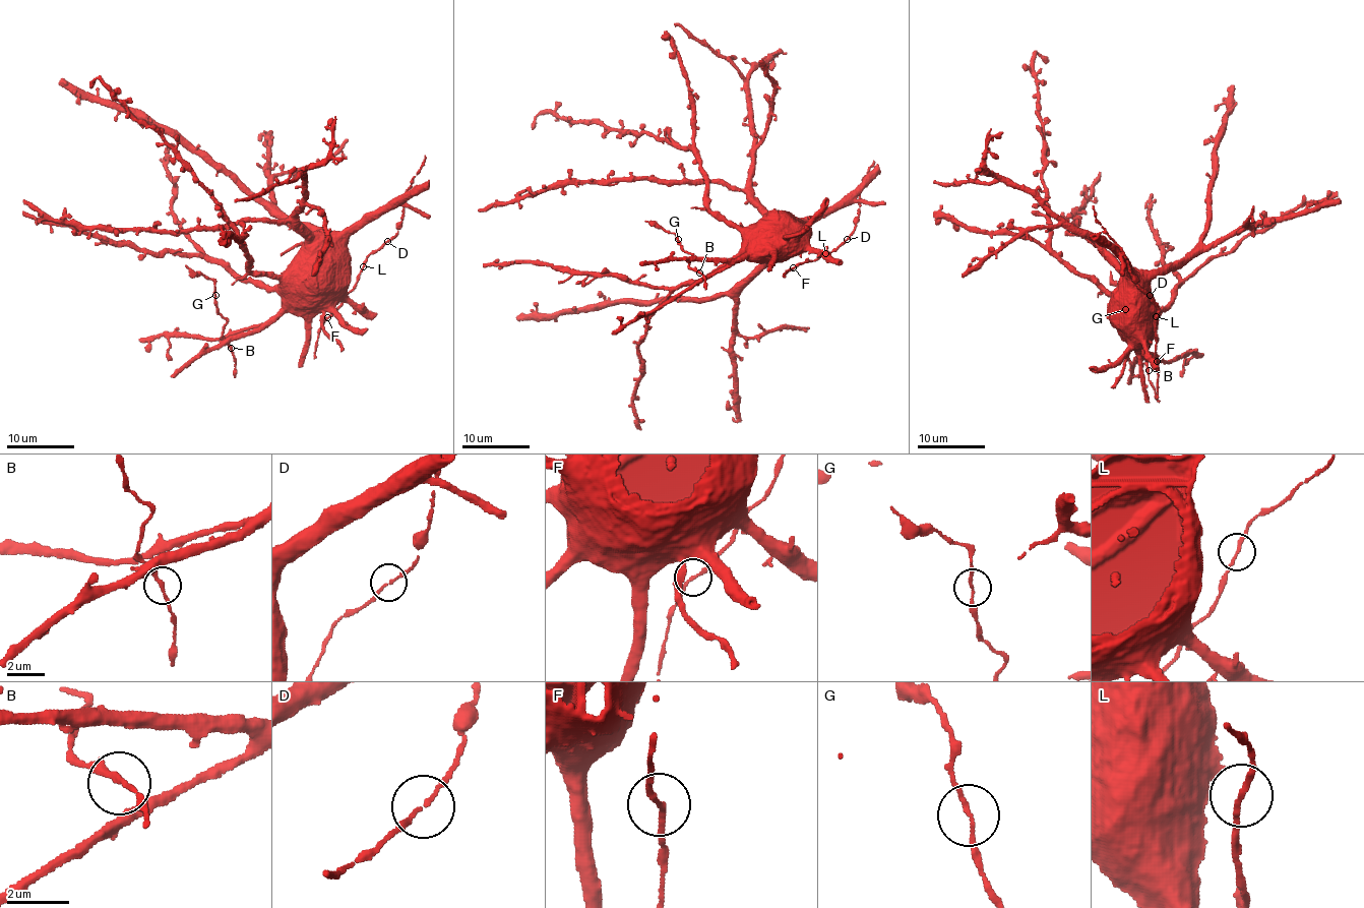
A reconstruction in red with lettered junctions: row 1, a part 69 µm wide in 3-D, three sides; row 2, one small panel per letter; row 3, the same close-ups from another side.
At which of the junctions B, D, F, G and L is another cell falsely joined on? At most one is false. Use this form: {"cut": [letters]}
{"cut": []}

